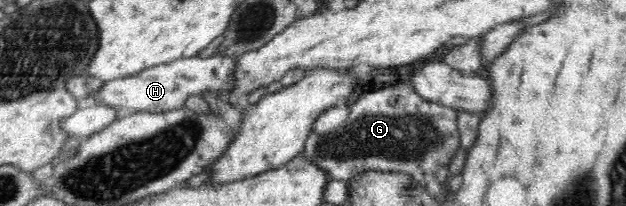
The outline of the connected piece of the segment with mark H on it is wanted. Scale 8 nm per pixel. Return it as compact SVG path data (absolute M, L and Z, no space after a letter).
M213 53L207 58L185 57L171 63L143 70L134 76L106 81L96 93L96 101L127 113L129 109L139 112L167 112L183 110L185 98L190 95L202 95L205 91L225 97L234 85L234 63L237 57Z

